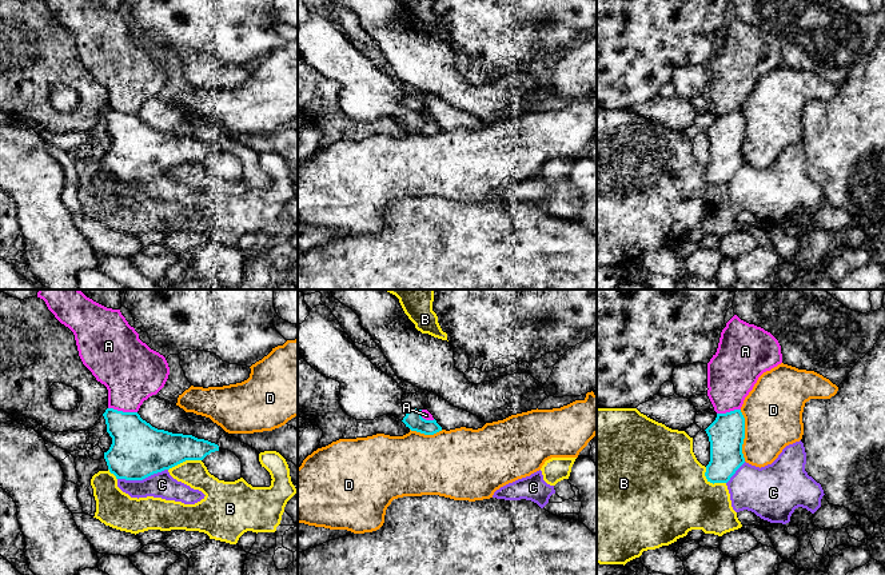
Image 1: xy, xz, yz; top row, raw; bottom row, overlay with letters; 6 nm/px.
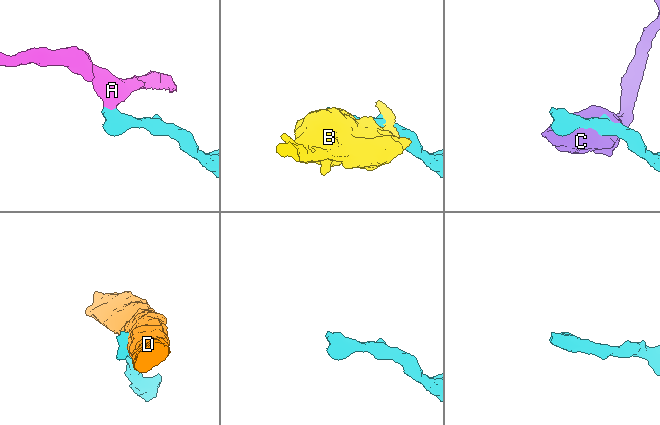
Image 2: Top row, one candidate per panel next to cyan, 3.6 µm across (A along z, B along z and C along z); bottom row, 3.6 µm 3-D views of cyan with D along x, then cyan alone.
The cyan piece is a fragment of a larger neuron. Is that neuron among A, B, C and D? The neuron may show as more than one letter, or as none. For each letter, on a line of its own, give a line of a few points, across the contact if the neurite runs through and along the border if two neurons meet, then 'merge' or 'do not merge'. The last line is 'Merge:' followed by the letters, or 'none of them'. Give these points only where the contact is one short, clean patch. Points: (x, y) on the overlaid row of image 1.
A: line xy (108, 407), (136, 412); do not merge
B: do not merge
C: do not merge
D: do not merge
Merge: none of them

